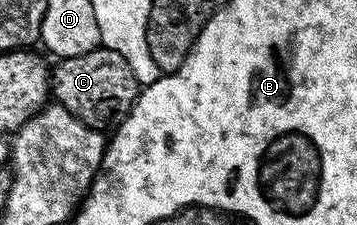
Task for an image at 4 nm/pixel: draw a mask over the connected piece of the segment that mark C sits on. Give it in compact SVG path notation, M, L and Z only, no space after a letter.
M105 46L92 49L86 55L60 58L50 72L50 92L65 110L71 111L81 122L102 131L114 128L124 121L133 109L141 86L127 59Z

